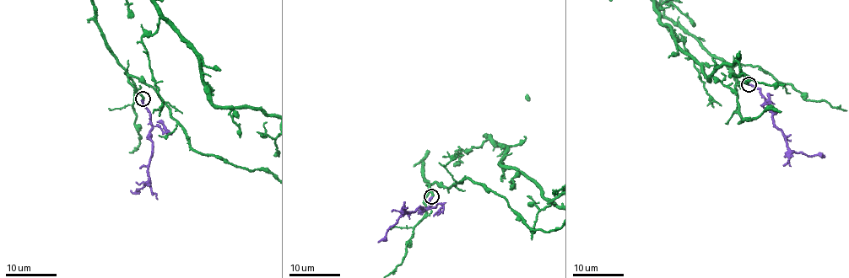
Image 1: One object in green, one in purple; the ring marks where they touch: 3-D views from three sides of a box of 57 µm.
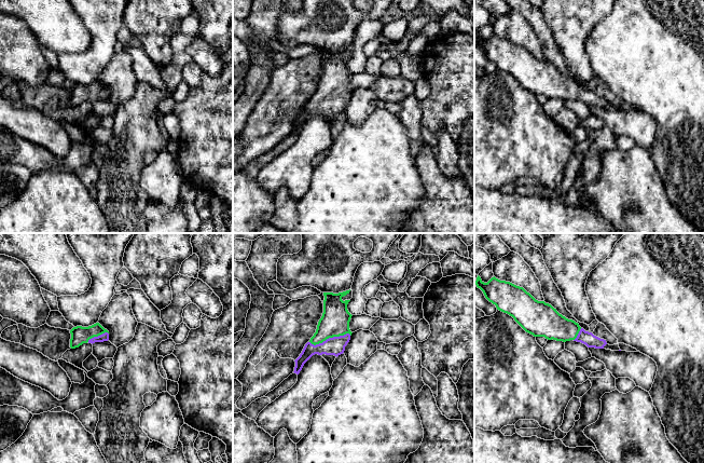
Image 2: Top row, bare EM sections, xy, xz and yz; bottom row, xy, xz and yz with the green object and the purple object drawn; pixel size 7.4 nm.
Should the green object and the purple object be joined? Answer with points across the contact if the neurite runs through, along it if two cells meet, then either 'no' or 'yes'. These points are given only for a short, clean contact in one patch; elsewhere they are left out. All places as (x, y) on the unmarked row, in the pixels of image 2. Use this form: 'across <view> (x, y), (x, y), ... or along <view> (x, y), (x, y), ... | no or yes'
across xz (334, 80), (330, 95), (335, 104) | yes

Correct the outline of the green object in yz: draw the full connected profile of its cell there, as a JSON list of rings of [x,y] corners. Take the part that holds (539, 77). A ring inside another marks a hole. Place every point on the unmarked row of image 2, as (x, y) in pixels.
[[[478,33],[475,43],[497,68],[509,72],[528,92],[548,98],[577,99],[588,106],[604,107],[606,98],[585,90],[572,78],[560,72],[544,59],[536,58],[523,45],[495,35],[484,41]]]

